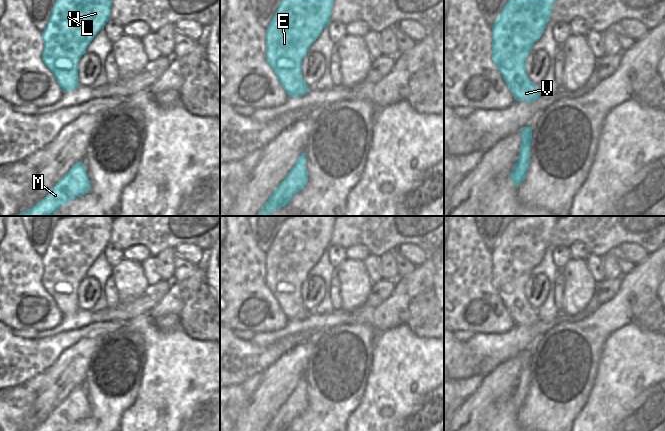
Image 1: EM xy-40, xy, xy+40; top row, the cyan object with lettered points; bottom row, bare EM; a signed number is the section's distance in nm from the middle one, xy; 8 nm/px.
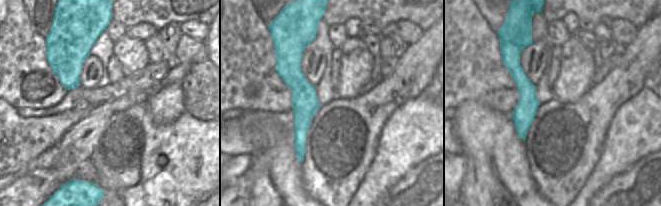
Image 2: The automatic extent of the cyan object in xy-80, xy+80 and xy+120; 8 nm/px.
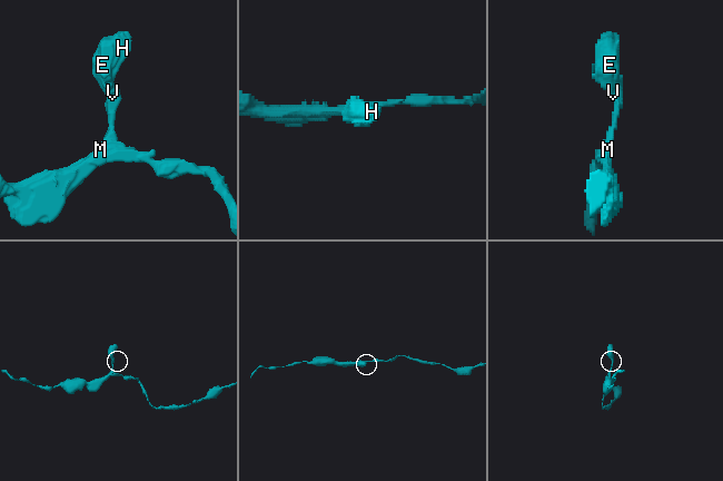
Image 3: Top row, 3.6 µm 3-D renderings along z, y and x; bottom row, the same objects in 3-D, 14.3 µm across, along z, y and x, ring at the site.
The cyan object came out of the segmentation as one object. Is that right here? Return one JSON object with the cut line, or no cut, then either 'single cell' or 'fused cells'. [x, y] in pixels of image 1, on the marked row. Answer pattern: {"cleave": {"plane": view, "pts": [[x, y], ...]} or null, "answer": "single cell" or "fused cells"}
{"cleave": null, "answer": "single cell"}

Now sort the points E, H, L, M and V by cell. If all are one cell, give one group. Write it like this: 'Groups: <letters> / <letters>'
Groups: E H L M V

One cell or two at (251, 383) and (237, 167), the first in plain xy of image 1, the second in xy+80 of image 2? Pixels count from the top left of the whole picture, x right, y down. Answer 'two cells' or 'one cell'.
one cell

